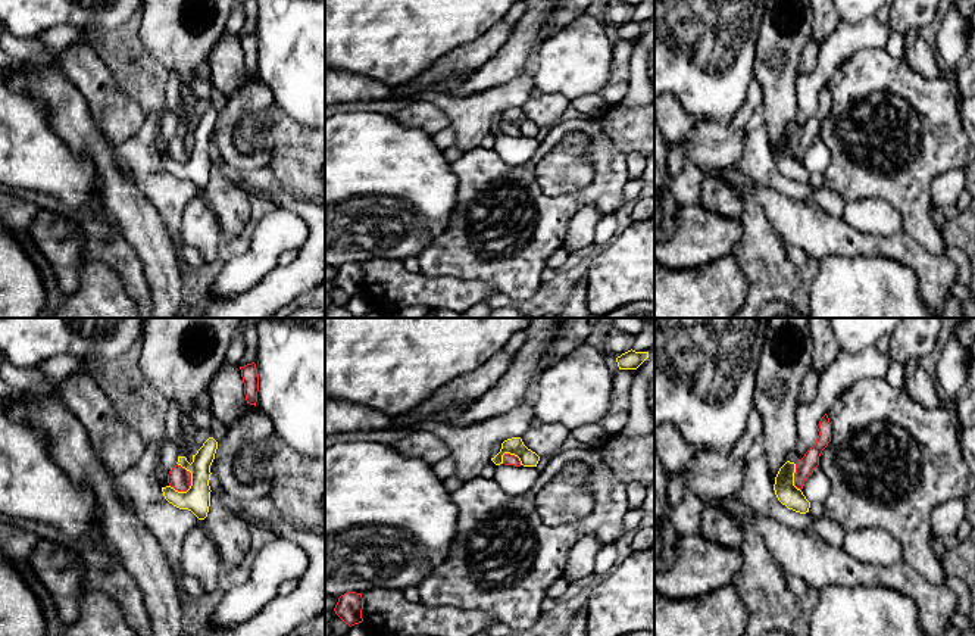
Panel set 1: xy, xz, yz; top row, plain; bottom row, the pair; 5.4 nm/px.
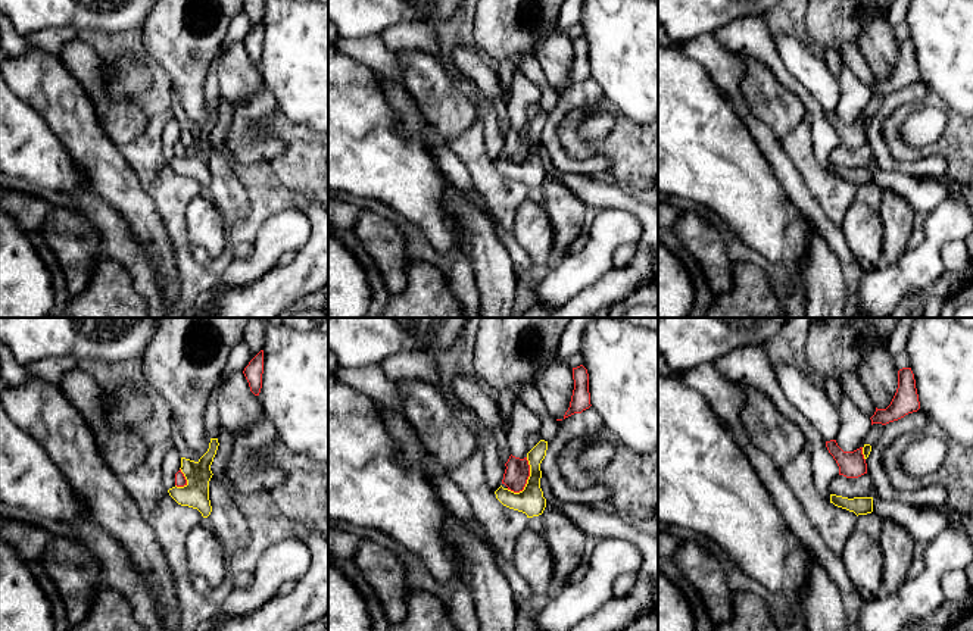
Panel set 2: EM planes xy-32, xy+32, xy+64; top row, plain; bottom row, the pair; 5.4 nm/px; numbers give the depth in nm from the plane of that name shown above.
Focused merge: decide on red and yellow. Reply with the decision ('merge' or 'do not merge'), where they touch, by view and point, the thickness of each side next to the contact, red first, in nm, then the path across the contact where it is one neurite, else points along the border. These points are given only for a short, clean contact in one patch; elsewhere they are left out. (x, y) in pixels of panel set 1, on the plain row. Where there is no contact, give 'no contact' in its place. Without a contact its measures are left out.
do not merge; contact xy (190, 146); calibres 120 and 140 nm; border xy (177, 133), (190, 143), (190, 158), (186, 162)

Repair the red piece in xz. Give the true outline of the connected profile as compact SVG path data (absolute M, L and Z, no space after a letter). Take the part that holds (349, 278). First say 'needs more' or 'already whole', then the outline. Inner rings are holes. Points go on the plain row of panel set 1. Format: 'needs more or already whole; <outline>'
already whole; M356 262L341 265L334 278L335 284L350 297L363 292L362 280L363 268L362 264Z

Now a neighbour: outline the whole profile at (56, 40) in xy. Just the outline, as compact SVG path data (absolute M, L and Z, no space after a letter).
M62 25L38 34L37 38L46 46L50 53L59 54L72 44L87 44L85 34L88 29L90 28L82 29L72 25Z

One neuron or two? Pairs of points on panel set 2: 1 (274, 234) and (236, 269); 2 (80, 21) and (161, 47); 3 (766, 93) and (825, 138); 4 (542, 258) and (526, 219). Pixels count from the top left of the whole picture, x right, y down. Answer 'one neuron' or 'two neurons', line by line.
1: one neuron
2: two neurons
3: two neurons
4: one neuron

